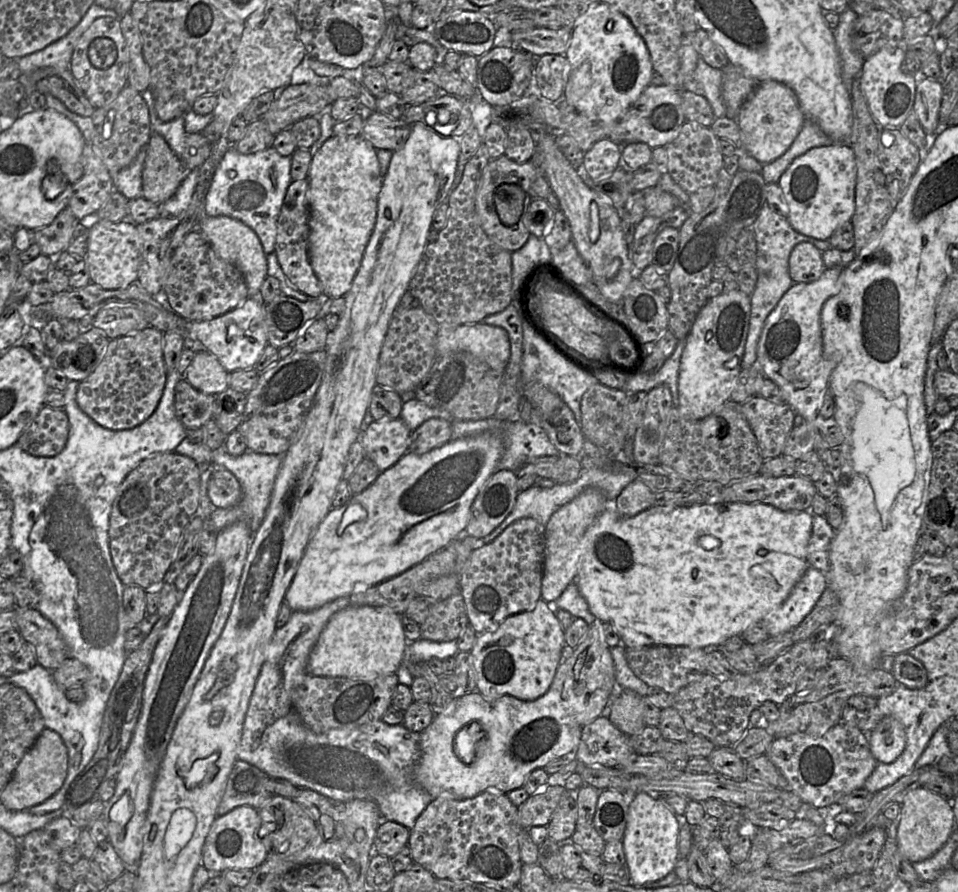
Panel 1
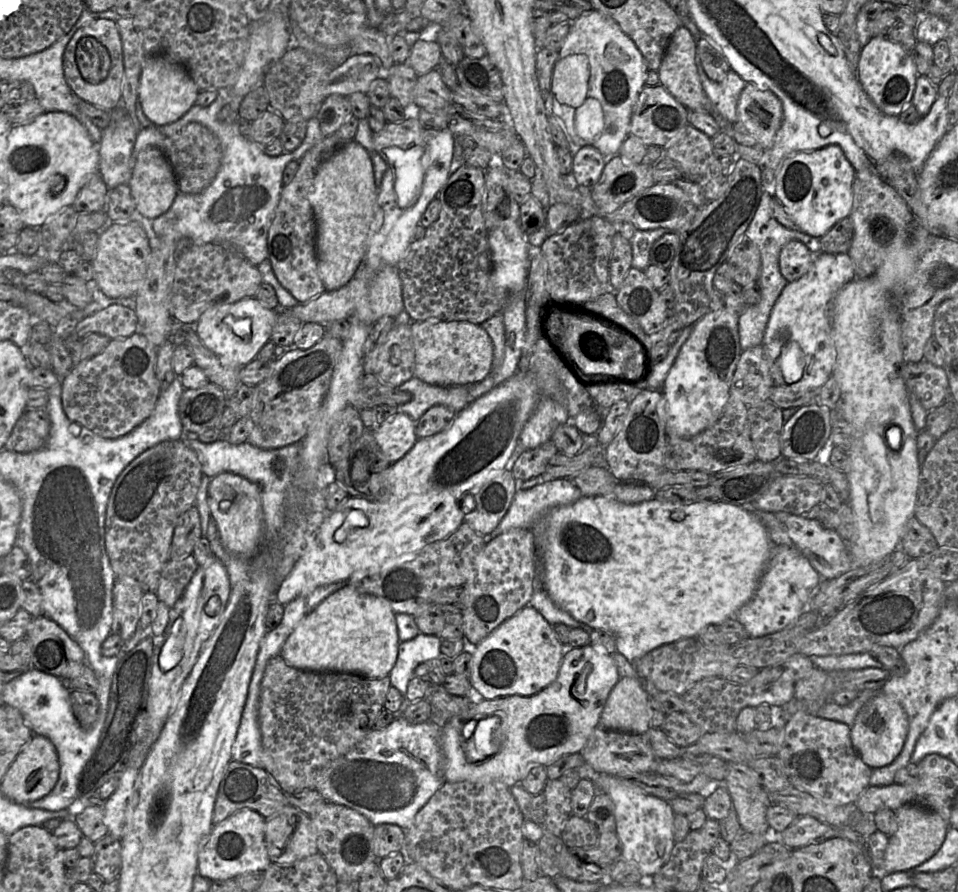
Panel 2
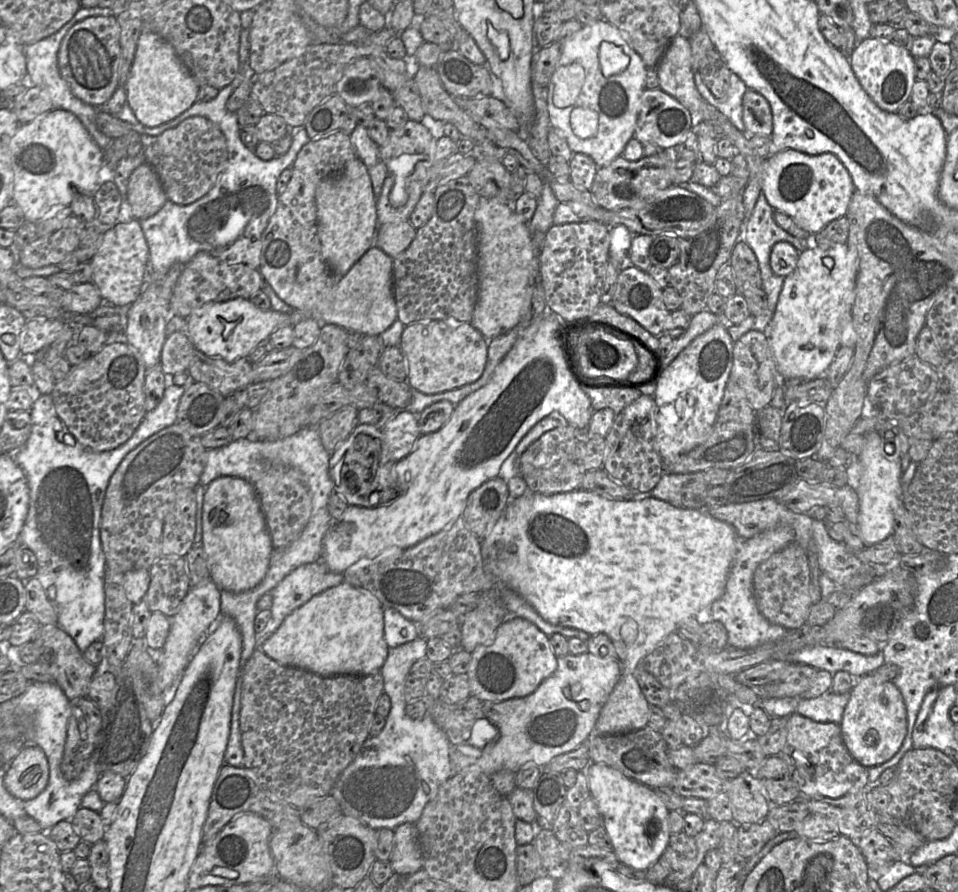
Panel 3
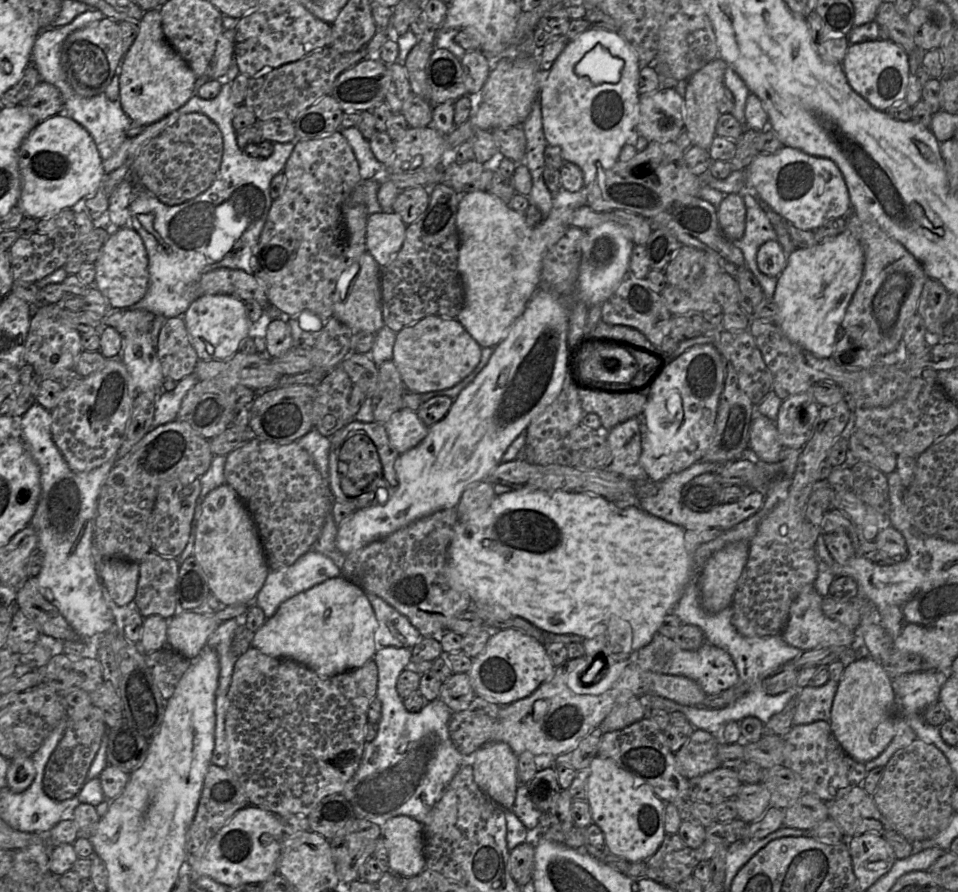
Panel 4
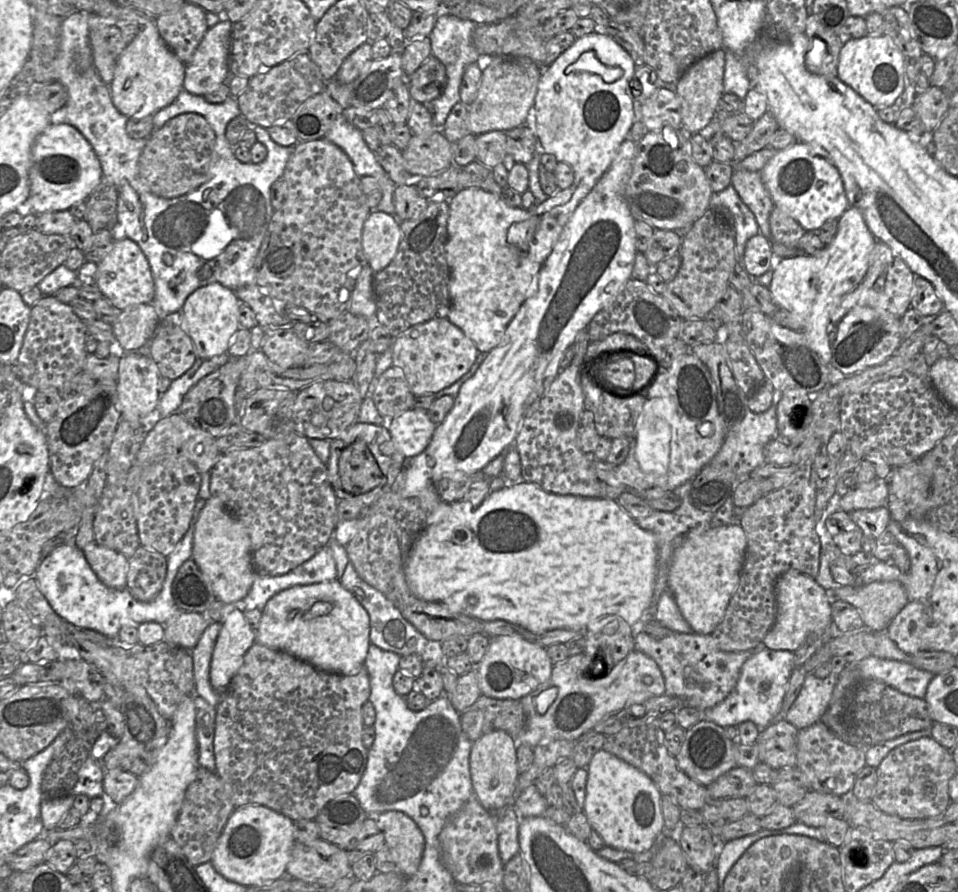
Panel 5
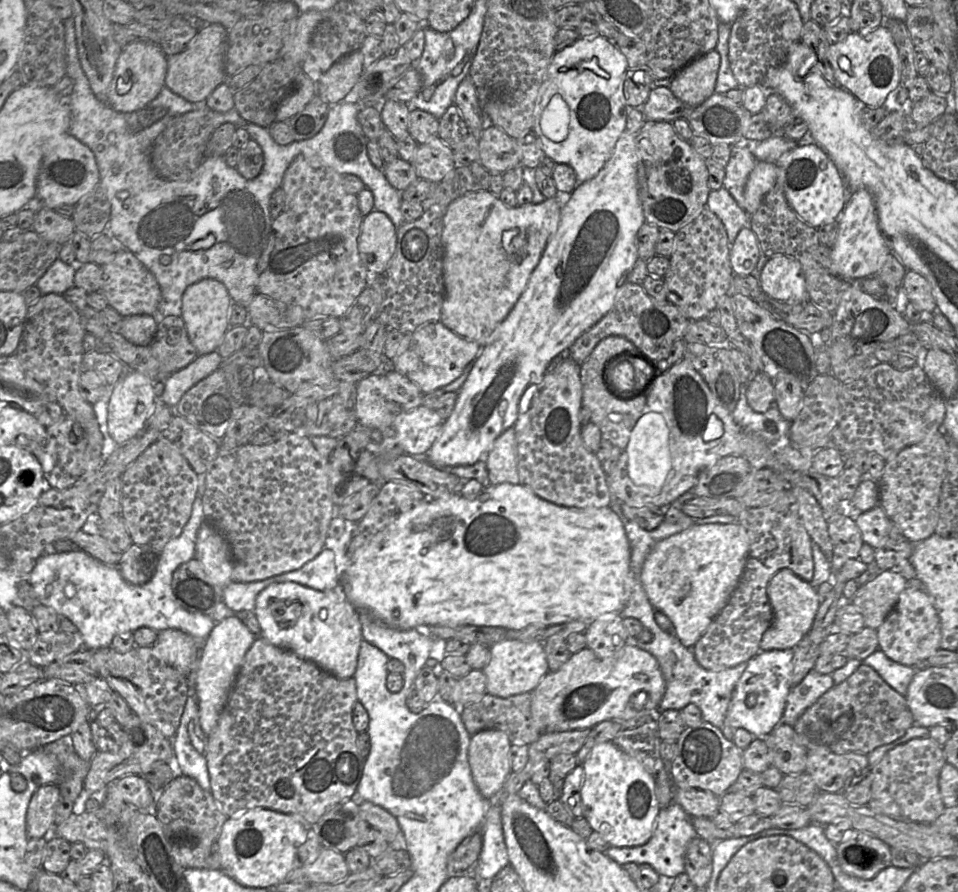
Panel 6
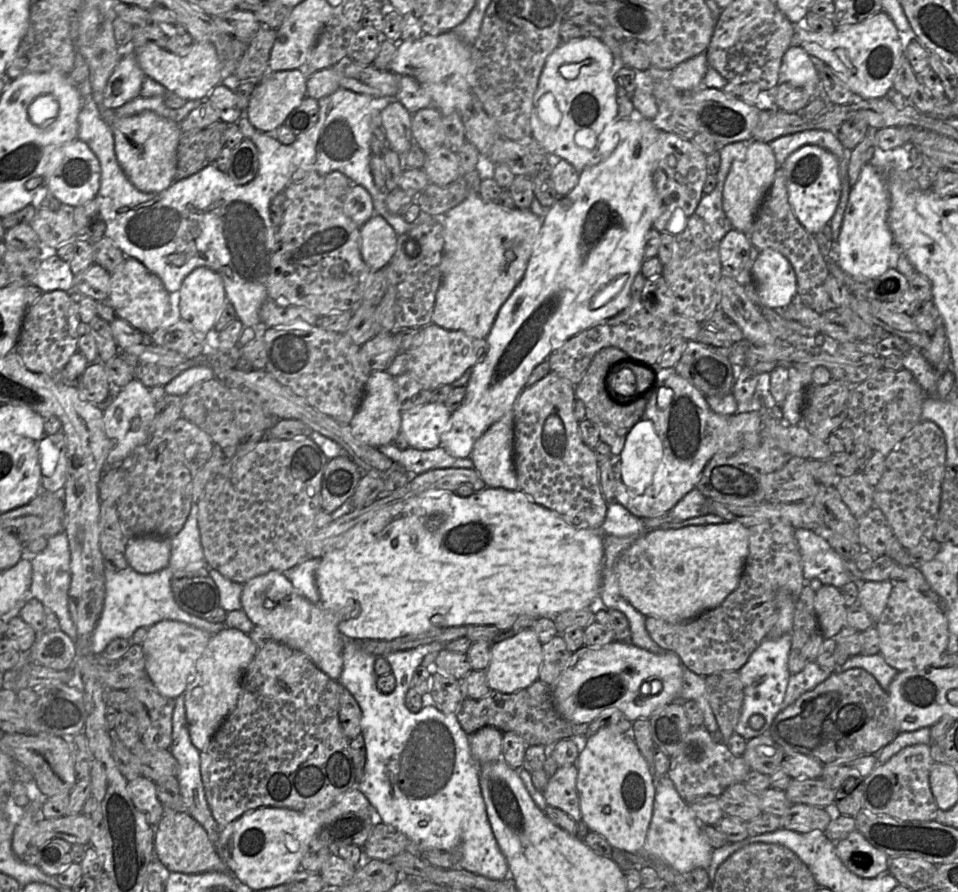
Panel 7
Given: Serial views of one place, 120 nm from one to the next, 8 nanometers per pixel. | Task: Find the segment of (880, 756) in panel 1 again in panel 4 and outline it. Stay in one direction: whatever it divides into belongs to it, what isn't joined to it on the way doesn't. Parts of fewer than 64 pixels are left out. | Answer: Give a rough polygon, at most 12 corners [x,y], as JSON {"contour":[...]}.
{"contour":[[847,664],[830,725],[865,764],[893,740],[899,720],[884,666]]}

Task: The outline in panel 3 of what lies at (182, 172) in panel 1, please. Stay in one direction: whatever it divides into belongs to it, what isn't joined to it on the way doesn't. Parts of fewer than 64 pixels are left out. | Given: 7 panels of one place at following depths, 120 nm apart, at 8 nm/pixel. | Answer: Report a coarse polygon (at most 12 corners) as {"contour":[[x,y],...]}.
{"contour":[[149,164],[130,175],[126,200],[137,220],[168,200]]}

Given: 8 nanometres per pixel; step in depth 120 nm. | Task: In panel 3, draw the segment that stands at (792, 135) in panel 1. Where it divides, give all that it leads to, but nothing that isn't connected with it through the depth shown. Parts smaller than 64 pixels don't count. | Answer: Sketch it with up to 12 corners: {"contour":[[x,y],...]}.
{"contour":[[753,89],[743,96],[743,122],[749,135],[769,136],[772,110]]}

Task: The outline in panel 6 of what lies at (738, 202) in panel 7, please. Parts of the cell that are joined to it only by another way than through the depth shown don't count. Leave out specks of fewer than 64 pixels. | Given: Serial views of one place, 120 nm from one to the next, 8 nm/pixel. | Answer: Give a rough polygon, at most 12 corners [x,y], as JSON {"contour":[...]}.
{"contour":[[758,161],[745,185],[744,210],[753,215],[778,177],[776,163]]}

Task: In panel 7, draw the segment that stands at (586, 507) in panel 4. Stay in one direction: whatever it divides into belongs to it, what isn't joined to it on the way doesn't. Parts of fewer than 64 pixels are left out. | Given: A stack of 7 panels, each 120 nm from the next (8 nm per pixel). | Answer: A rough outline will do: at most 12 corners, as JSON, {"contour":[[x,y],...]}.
{"contour":[[428,491],[321,558],[346,639],[598,603],[601,531]]}

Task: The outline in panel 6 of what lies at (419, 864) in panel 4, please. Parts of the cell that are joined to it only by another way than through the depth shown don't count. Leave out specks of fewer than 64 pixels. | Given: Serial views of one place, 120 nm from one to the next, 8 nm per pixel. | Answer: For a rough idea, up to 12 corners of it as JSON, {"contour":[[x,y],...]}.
{"contour":[[361,801],[362,818],[391,848],[406,849],[401,827],[390,812]]}

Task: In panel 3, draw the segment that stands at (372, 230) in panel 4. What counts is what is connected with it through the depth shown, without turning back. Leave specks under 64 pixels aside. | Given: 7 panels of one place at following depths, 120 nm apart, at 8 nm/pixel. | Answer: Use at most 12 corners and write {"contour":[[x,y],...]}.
{"contour":[[409,221],[378,223],[375,245],[391,258],[409,247],[417,229]]}

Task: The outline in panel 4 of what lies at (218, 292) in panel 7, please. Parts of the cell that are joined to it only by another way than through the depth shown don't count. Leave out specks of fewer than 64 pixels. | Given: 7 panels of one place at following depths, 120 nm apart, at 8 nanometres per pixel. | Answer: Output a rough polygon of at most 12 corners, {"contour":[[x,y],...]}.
{"contour":[[198,297],[182,318],[197,356],[223,361],[252,327],[244,301]]}

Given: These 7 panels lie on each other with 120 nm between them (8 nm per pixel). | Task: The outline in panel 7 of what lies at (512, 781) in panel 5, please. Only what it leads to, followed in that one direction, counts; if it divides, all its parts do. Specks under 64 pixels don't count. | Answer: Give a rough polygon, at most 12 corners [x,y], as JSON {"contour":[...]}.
{"contour":[[486,726],[470,736],[478,766],[502,759],[503,734]]}

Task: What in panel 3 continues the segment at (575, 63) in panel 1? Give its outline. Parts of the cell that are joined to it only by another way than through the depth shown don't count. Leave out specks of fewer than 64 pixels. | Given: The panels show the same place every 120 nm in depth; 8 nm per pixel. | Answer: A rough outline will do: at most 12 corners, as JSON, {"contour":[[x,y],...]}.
{"contour":[[604,18],[562,45],[583,66],[550,125],[601,168],[634,137],[647,67]]}

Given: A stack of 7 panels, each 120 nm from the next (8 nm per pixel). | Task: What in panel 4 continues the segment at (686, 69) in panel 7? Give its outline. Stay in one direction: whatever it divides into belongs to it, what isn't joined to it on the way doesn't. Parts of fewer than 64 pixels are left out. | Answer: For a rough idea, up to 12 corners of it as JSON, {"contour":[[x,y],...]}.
{"contour":[[716,57],[688,80],[684,124],[709,150],[727,63]]}

